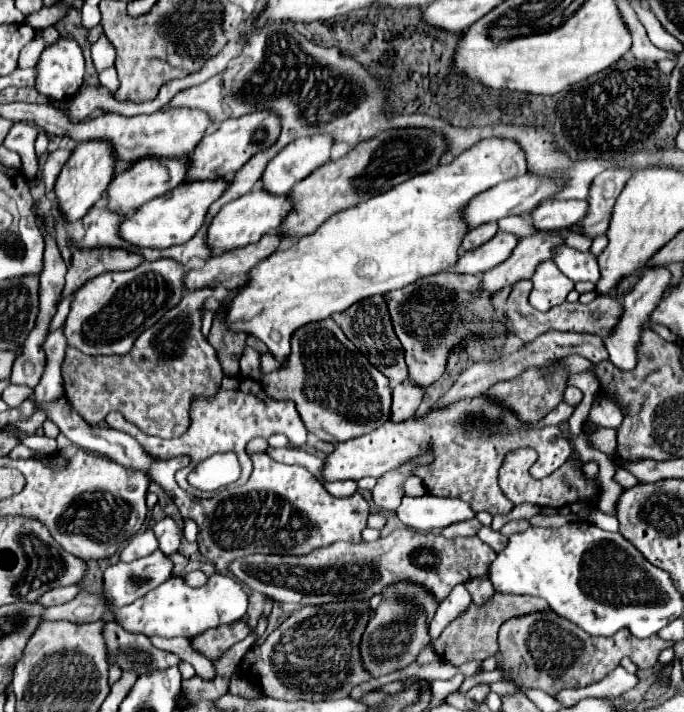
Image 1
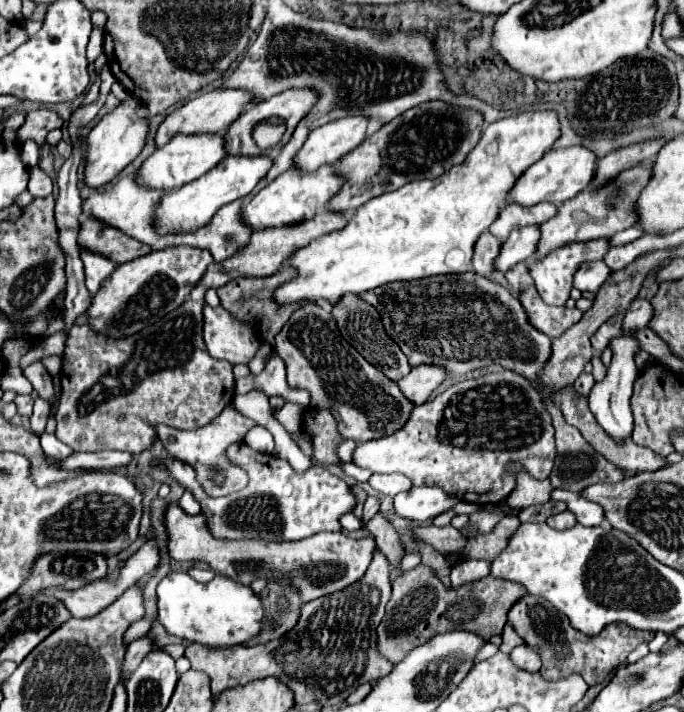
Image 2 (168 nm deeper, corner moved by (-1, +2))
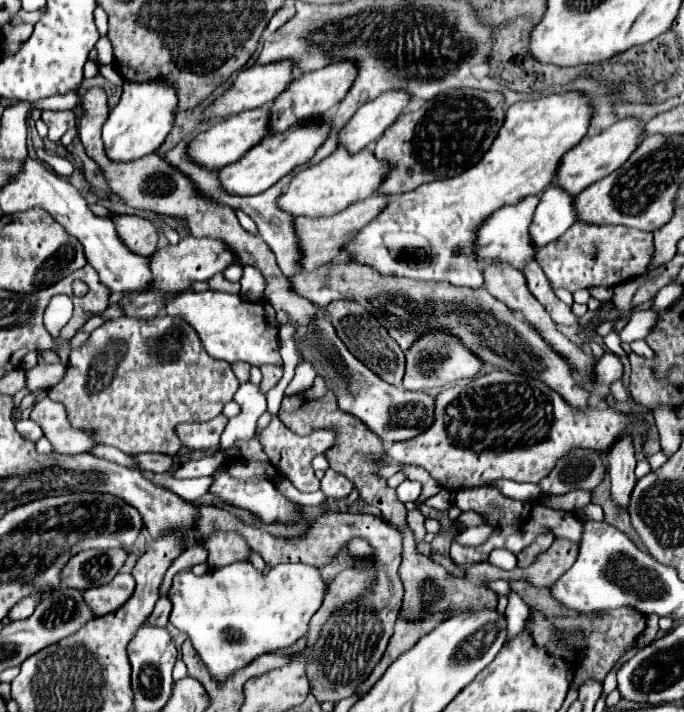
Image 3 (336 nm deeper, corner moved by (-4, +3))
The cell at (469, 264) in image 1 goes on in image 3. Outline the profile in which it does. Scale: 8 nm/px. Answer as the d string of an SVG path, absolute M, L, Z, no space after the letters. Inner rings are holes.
M551 185L537 205L533 223L531 223L531 239L535 239L537 247L547 245L555 239L559 239L575 221L575 197L563 191L559 185Z

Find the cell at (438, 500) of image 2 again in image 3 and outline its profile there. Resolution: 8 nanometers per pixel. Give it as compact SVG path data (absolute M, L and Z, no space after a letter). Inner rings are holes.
M403 481L399 487L397 487L397 497L399 501L407 503L407 501L415 501L417 497L421 495L421 483L419 481Z

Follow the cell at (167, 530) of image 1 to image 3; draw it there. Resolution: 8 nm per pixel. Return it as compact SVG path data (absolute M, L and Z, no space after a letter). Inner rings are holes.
M118 573L111 583L91 587L83 595L85 595L87 605L91 605L91 609L97 615L105 615L105 613L111 613L111 609L109 609L111 605L117 605L117 609L119 609L133 595L134 589L135 582L132 575Z

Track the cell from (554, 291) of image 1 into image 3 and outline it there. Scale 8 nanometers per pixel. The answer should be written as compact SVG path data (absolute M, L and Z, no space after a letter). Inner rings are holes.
M577 221L571 229L567 229L567 233L537 251L537 263L545 269L553 289L563 287L573 293L577 289L615 287L639 277L651 265L653 253L653 233L649 231L637 231L623 225L591 225Z

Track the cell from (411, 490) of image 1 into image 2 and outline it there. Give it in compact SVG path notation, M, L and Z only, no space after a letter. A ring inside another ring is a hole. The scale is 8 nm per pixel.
M372 474L372 478L368 480L368 484L378 490L380 494L388 494L388 496L396 496L400 492L406 492L412 488L412 480L404 478L402 474Z

